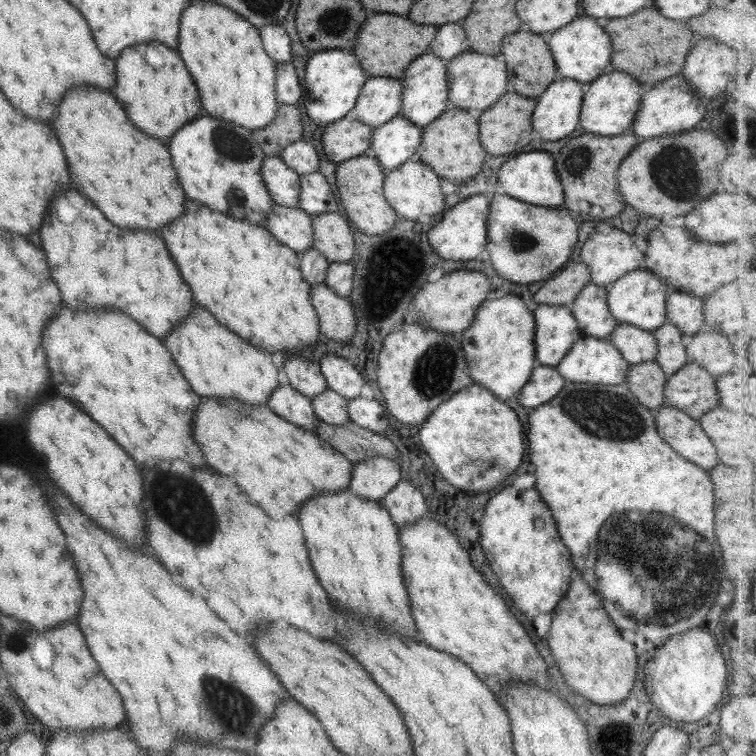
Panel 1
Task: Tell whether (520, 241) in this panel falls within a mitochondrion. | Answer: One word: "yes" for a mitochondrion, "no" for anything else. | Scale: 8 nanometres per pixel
yes

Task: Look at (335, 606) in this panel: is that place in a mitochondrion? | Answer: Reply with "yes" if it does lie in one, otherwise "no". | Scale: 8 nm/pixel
no

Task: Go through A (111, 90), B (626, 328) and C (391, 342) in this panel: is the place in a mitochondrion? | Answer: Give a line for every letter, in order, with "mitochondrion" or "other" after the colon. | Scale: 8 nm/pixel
A: other
B: other
C: other

